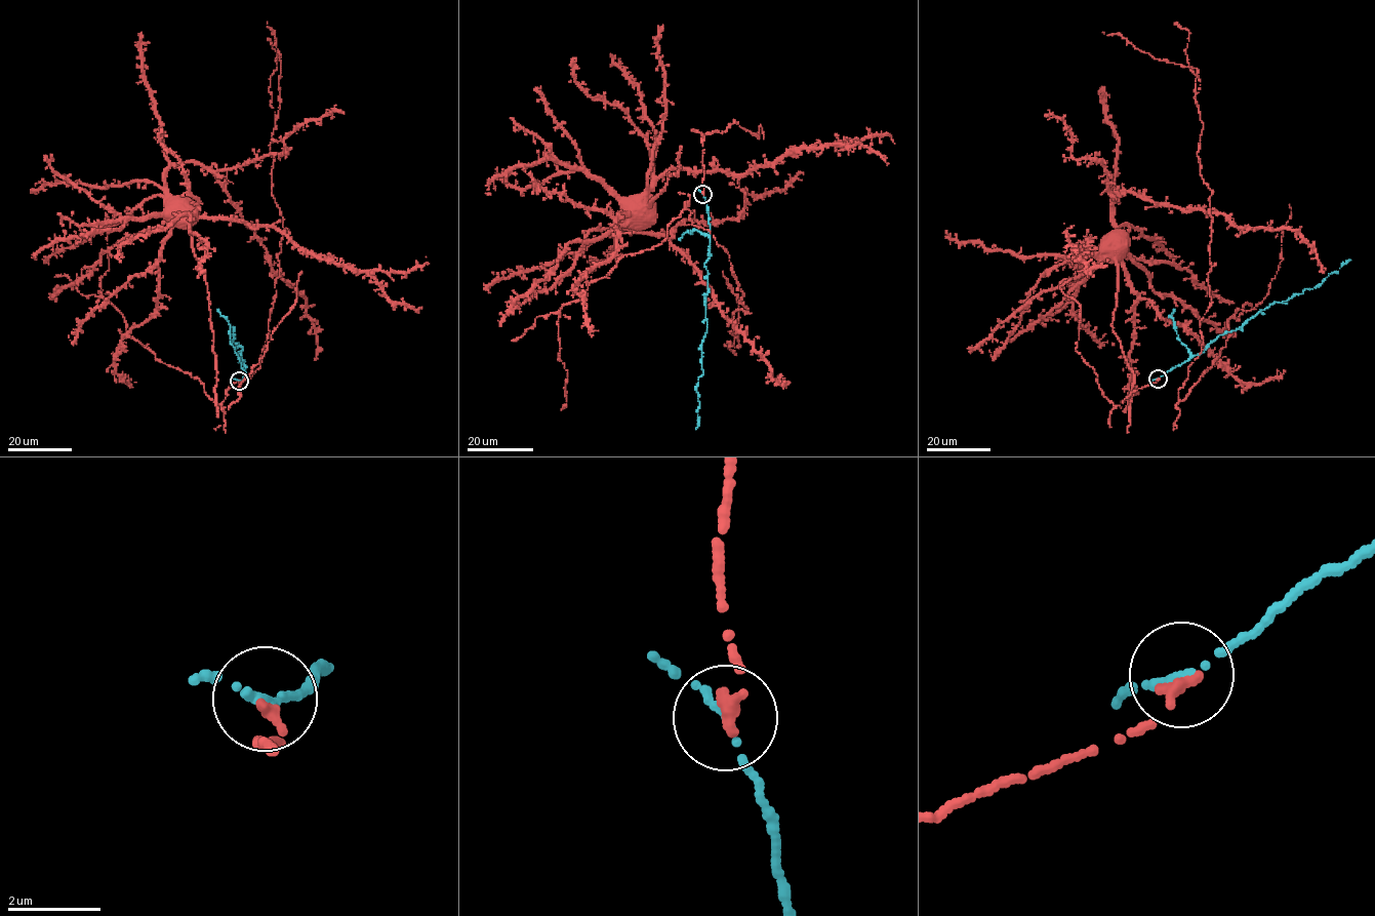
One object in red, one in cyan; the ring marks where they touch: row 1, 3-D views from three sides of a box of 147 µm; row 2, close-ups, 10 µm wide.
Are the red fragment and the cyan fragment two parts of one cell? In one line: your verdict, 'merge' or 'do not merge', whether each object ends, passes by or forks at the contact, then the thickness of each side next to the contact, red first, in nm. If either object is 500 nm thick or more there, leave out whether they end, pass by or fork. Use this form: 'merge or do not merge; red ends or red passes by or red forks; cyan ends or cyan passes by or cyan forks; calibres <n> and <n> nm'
merge; red ends; cyan passes by; calibres 300 and 150 nm

